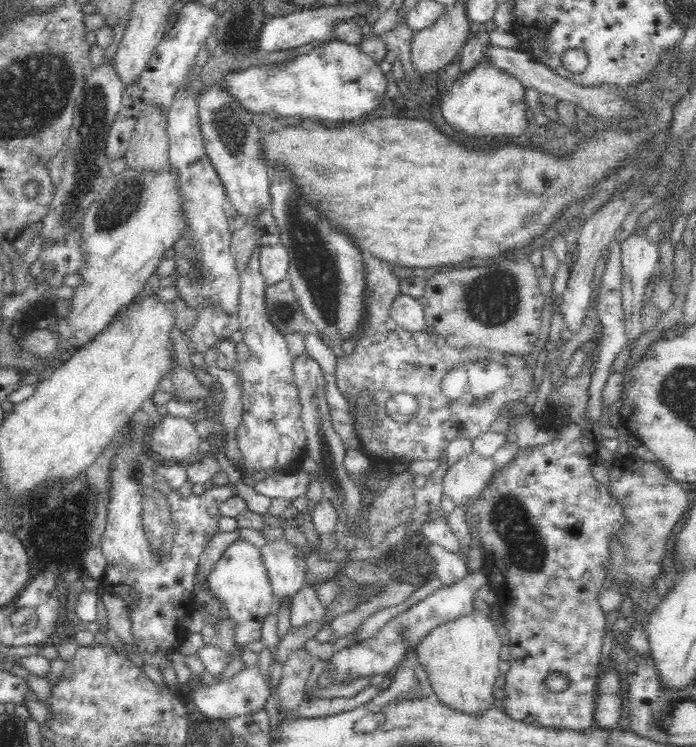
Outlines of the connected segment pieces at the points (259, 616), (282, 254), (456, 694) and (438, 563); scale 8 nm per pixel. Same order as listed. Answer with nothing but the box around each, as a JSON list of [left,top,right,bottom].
[[207,537,275,667],[259,245,289,286],[414,609,502,715],[428,541,468,584]]

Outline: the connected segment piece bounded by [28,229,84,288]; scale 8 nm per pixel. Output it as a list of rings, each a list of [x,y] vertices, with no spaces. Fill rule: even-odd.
[[[74,229],[65,239],[55,240],[51,245],[46,245],[38,257],[28,268],[28,274],[39,278],[42,282],[58,288],[64,283],[64,276],[80,274],[84,270],[82,260],[82,233],[81,229]],[[42,266],[53,266],[55,273],[46,275],[42,273]]]

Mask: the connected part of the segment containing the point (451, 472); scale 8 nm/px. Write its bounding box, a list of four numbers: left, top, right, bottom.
[443,452,495,506]

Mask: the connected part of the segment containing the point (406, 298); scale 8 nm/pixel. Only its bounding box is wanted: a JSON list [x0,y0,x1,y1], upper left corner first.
[389,294,426,332]

